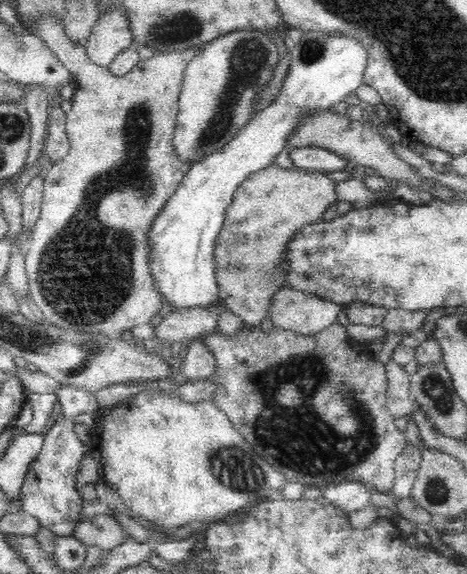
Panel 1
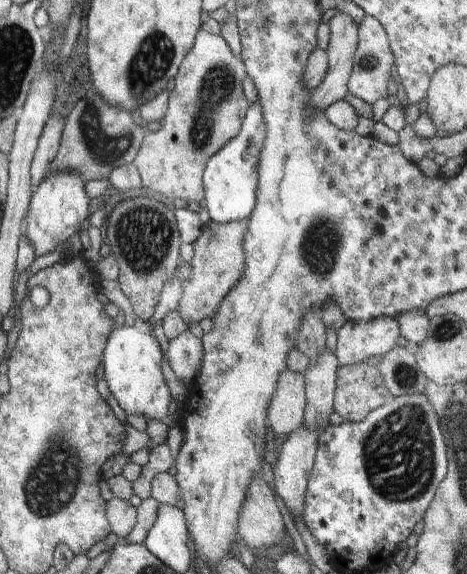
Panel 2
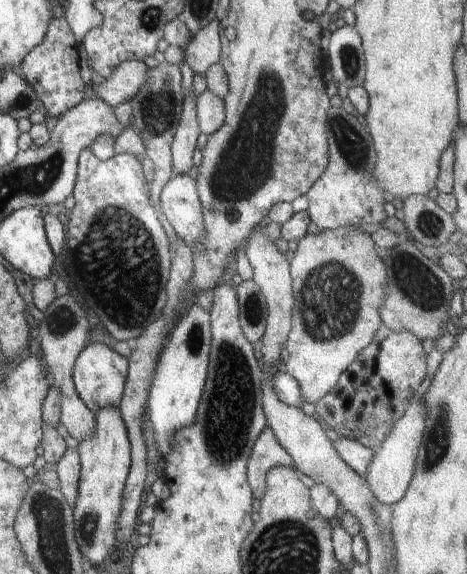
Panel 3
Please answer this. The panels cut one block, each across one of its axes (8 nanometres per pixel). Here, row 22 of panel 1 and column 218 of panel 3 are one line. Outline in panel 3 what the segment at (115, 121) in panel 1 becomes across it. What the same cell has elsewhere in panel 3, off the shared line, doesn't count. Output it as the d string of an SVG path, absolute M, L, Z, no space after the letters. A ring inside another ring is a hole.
M215 18L199 34L193 35L185 50L185 60L194 74L206 76L209 68L219 62L221 48L218 42L219 21Z

